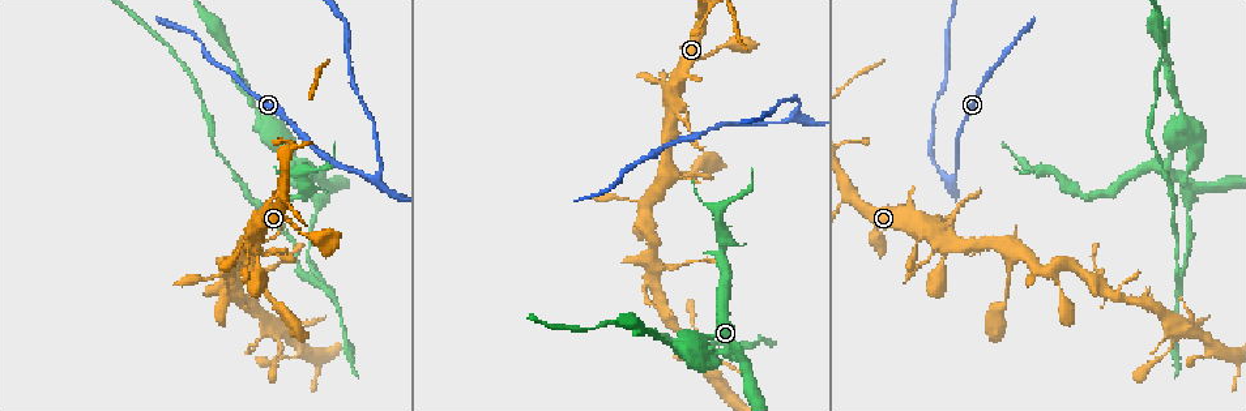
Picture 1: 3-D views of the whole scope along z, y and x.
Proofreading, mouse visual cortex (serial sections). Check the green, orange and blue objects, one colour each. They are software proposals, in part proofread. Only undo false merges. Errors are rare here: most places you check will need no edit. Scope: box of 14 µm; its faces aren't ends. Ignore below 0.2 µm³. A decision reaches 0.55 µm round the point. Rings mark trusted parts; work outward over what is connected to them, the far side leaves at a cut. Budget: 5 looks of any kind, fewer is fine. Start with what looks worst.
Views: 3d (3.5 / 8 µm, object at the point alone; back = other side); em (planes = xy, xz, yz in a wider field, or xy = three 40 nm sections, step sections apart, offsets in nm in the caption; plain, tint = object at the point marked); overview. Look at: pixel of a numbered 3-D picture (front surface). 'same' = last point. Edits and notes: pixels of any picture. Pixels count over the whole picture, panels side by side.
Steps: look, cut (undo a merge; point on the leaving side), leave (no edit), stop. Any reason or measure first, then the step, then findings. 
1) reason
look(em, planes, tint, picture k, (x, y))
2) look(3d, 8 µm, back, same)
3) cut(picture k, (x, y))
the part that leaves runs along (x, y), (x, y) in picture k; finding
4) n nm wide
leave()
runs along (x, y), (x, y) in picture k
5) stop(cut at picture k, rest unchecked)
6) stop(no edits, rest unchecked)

arms part here
look(3d, 3.5 µm, picture 1, (788, 118))

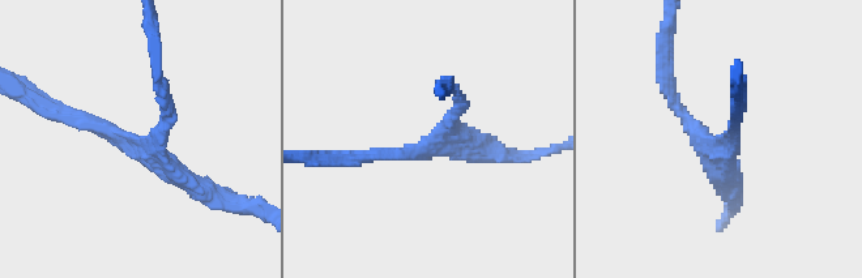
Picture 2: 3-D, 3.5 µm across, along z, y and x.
3 arms; arms of 150, 150, 250 nm
look(em, xy, step 2, tint, picture 2, (725, 147))

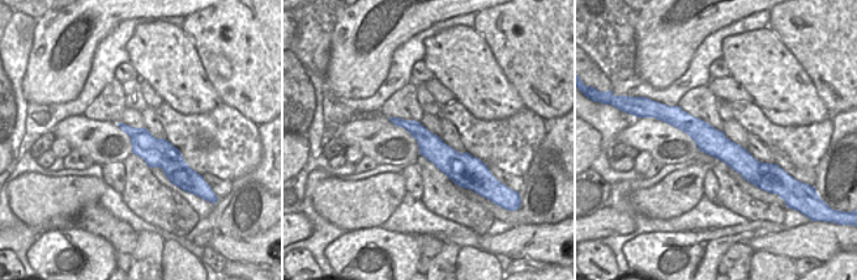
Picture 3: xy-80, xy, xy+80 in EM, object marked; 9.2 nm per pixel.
leave()
runs along (358, 158), (426, 152), (457, 92) in picture 2; continuous, no second cell

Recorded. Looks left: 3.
sharp bend
look(3d, 3.5 µm, picture 1, (1173, 144))

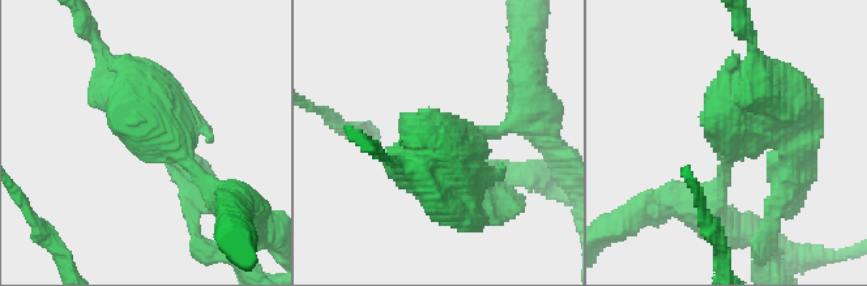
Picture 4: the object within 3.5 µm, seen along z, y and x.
shape alone is not enough
look(em, xy, step 5, tint, picture 4, (164, 132))

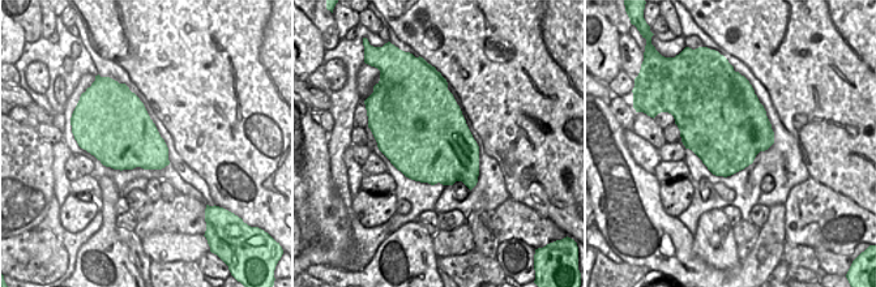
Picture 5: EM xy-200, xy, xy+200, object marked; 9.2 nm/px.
look(em, xy, step 2, tint, same)

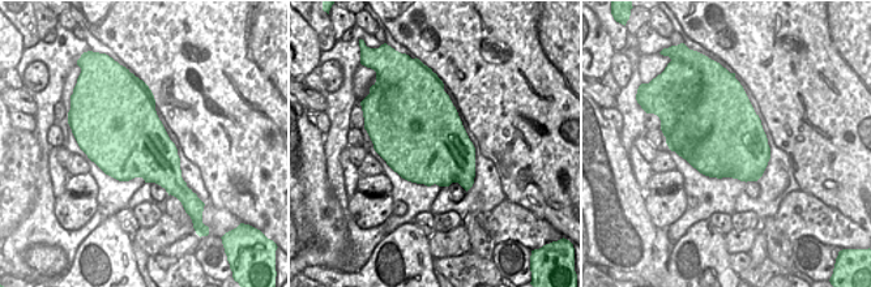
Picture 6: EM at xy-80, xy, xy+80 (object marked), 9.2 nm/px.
cut(picture 4, (182, 118))
the part that leaves runs along (189, 163), (110, 67) in picture 4; a second cell is stuck on

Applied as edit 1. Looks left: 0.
stop(cut at picture 4, rest unchecked)

